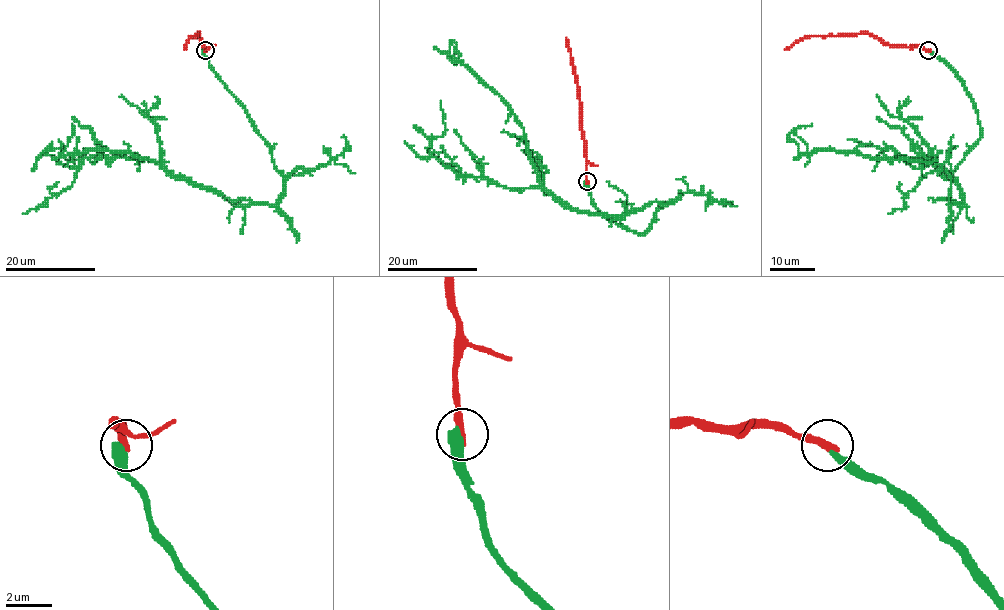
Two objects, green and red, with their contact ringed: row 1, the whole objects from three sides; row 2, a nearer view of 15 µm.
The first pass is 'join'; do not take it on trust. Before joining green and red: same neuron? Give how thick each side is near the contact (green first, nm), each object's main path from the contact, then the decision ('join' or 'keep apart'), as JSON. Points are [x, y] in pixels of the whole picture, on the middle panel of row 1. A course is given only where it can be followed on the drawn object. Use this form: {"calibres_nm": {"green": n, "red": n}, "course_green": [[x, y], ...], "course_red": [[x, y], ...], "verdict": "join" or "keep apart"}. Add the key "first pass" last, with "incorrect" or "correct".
{"calibres_nm": {"green": 360, "red": 320}, "course_green": [[587, 181], [635, 233], [665, 204], [610, 216], [559, 202], [508, 105], [447, 54], [454, 41], [453, 64]], "course_red": [[587, 181], [579, 86], [567, 38]], "verdict": "keep apart", "first pass": "incorrect"}

